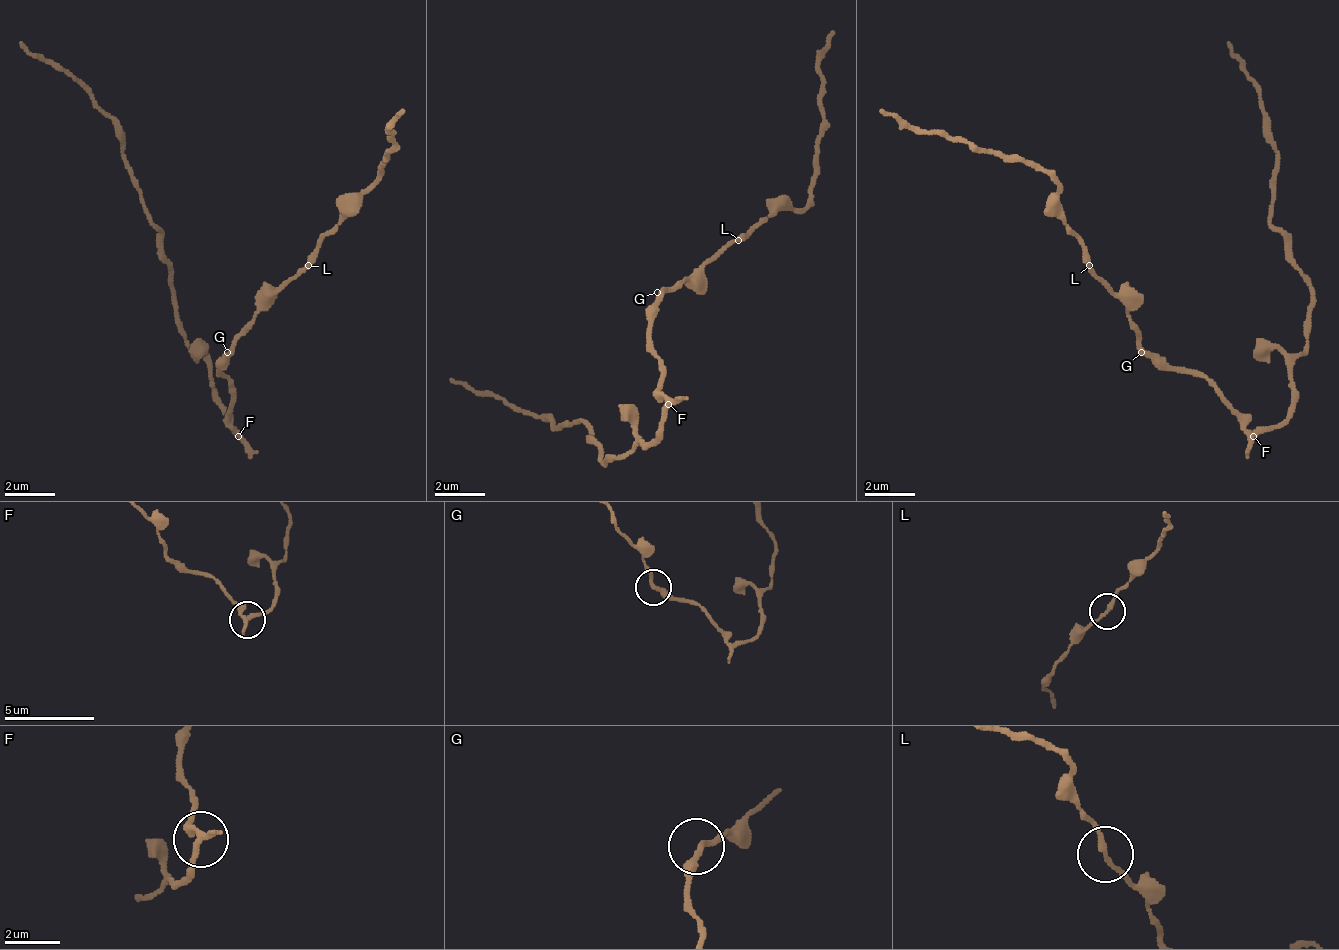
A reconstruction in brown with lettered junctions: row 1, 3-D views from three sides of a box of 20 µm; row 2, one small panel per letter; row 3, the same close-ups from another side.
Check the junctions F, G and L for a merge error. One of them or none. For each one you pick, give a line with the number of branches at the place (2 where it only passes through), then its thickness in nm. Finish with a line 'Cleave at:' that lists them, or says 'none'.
F: 2 | 240 nm
Cleave at: F

